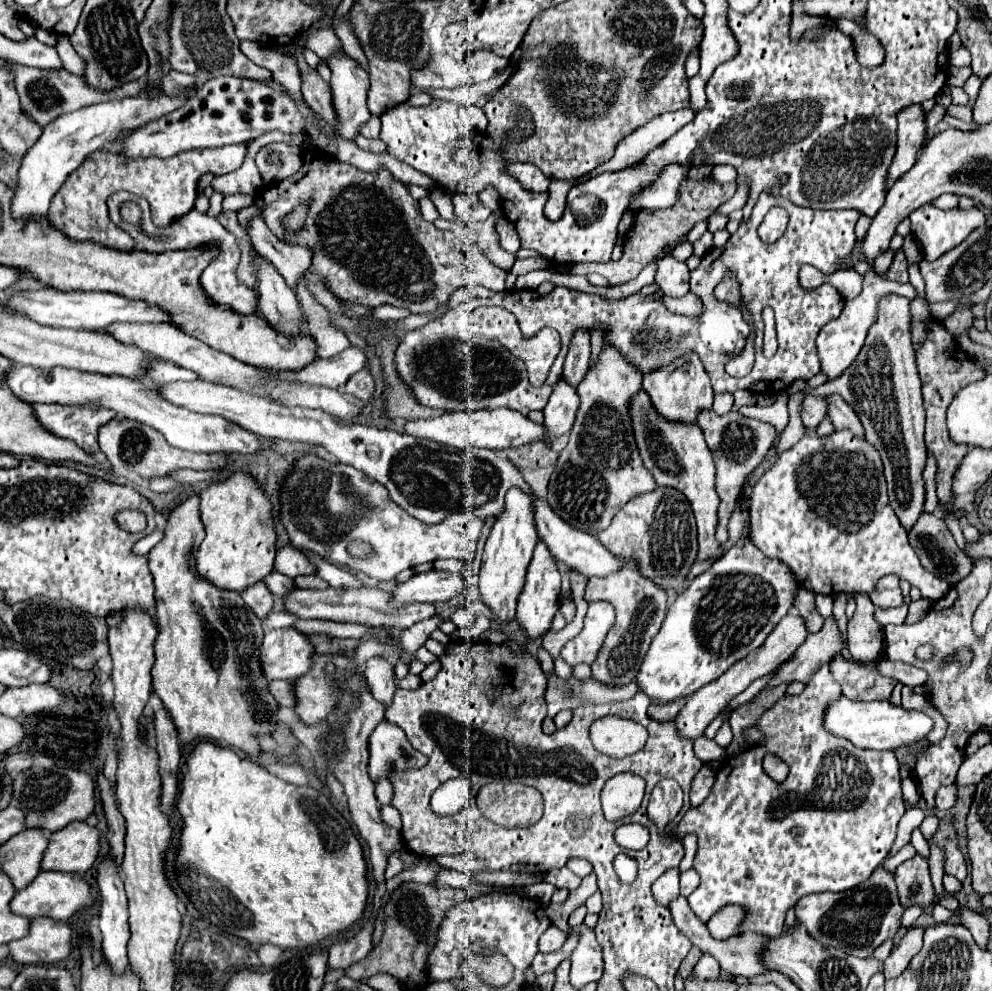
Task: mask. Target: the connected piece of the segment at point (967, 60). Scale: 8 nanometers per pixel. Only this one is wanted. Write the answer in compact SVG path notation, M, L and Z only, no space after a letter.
M961 46L954 52L949 52L948 61L950 66L965 67L971 64L971 56L968 50Z

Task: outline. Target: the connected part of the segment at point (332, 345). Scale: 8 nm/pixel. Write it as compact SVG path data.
M306 270L302 280L298 282L296 294L298 294L298 300L302 304L306 322L308 322L308 332L316 340L318 358L332 358L332 356L336 356L348 348L348 338L342 330L338 330L330 322L330 312L322 304L318 304L316 298L312 296L312 292L308 290L308 286L306 286L308 272L310 270Z

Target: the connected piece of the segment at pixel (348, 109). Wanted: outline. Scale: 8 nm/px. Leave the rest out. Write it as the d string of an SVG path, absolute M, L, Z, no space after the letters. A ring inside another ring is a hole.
M346 54L332 56L326 62L332 70L330 90L332 90L332 106L338 116L336 132L344 140L356 140L360 128L372 116L366 106L368 74Z

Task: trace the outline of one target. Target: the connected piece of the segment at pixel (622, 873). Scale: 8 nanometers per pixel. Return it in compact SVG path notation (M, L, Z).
M618 854L613 864L614 870L616 870L616 874L620 876L622 882L634 882L634 878L636 878L636 860L632 860L624 854Z

